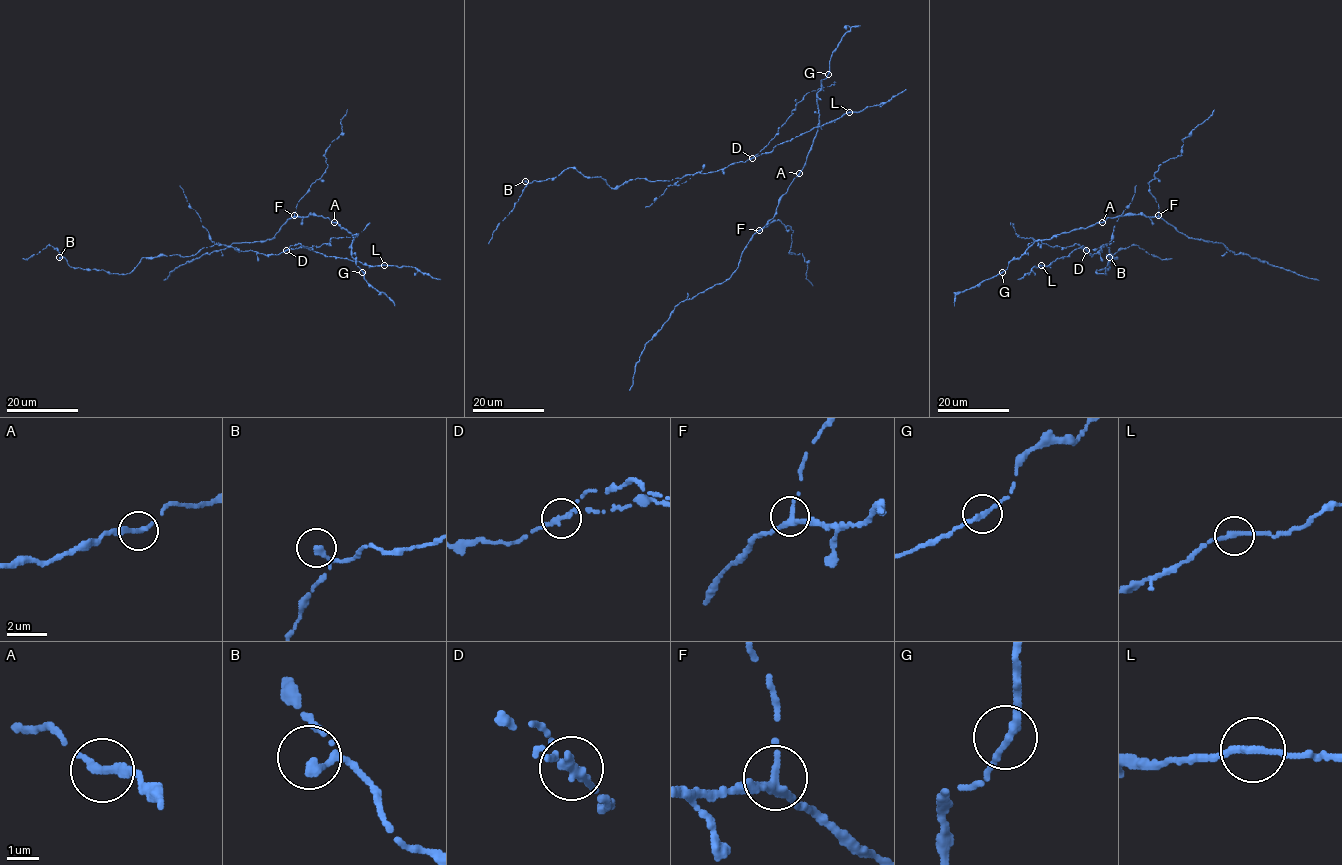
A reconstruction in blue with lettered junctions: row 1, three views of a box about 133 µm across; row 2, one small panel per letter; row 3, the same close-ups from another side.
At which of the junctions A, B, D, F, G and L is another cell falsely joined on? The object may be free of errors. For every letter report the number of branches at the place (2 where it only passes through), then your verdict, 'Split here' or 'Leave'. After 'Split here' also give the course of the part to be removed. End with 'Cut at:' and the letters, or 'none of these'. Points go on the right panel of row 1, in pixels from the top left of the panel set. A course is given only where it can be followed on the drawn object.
A: Branches: 2. Leave
B: Branches: 1. Leave
D: Branches: 1. Split here. Course of the part to remove: (1087, 250), (1082, 245), (1051, 247), (1032, 238), (1019, 237), (1010, 222)
F: Branches: 2. Leave
G: Branches: 2. Leave
L: Branches: 2. Leave
Cut at: D

